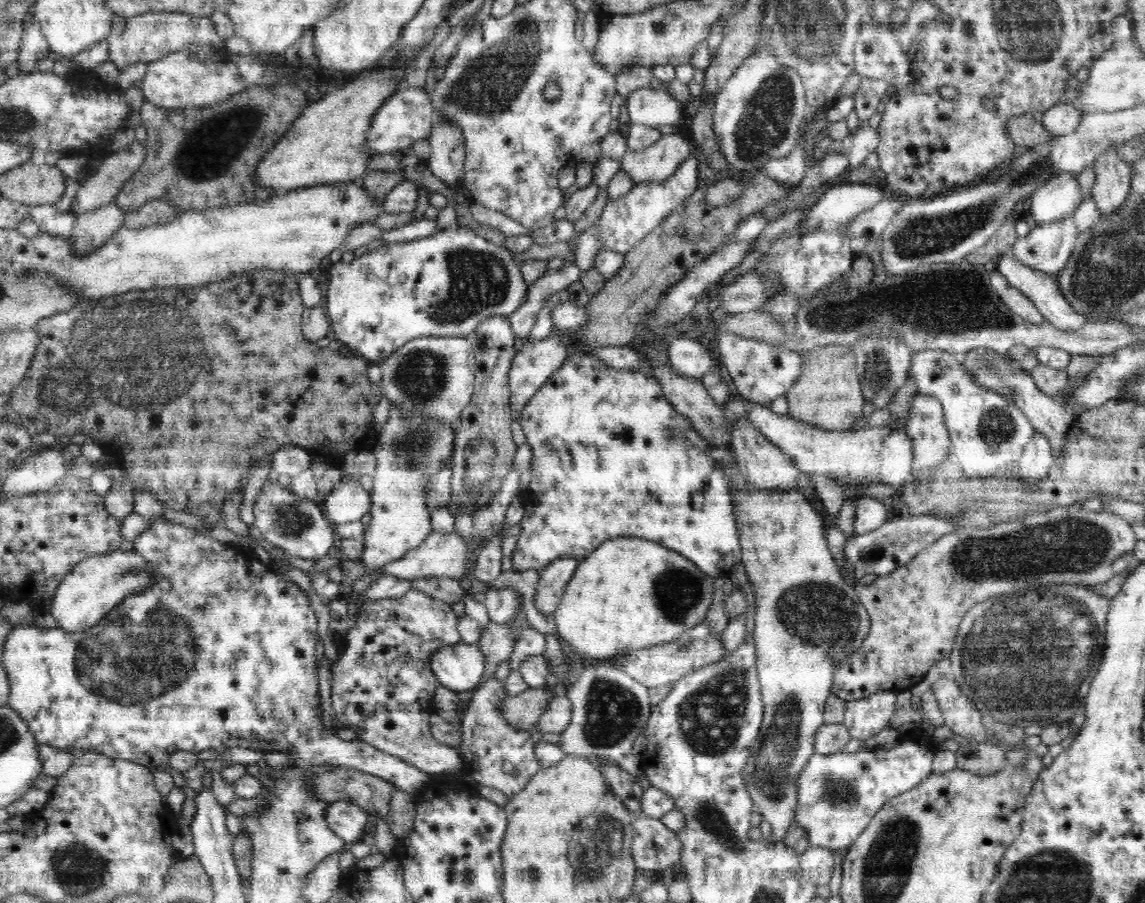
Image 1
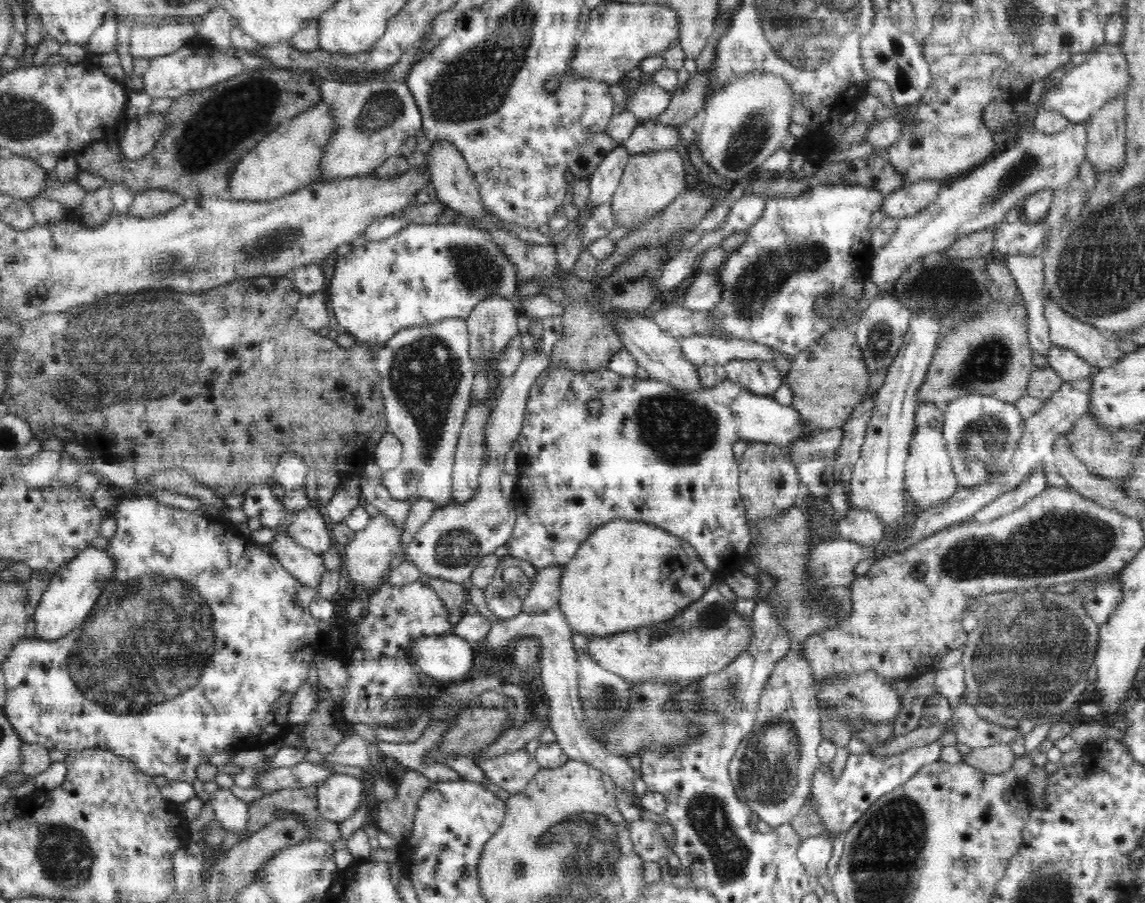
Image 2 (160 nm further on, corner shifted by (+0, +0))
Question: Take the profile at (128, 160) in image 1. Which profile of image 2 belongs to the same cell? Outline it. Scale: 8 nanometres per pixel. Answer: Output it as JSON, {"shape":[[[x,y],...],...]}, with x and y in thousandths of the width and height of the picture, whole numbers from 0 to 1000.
{"shape":[[[128,125],[125,130],[117,130],[110,136],[108,147],[103,161],[105,163],[106,173],[112,177],[121,177],[134,166],[136,158],[141,153],[141,148],[145,146],[145,125]]]}

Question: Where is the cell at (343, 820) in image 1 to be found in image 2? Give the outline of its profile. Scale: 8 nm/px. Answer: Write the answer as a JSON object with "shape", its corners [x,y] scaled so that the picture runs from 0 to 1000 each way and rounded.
{"shape":[[[292,857],[277,869],[277,897],[281,906],[293,913],[306,906],[320,873],[318,864]]]}

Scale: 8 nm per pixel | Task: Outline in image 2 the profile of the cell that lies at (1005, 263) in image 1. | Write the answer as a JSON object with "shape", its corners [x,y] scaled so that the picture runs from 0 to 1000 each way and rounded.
{"shape":[[[913,319],[912,330],[912,349],[915,353],[916,373],[919,381],[937,388],[943,393],[950,403],[960,409],[973,405],[975,401],[978,401],[984,392],[977,384],[977,379],[969,377],[968,370],[948,359],[946,354],[941,354],[929,346],[921,334],[916,332],[914,328],[914,319]]]}

